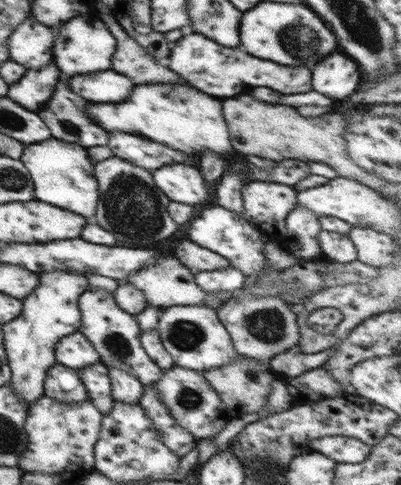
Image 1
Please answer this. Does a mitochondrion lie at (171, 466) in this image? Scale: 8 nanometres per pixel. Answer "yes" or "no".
no

